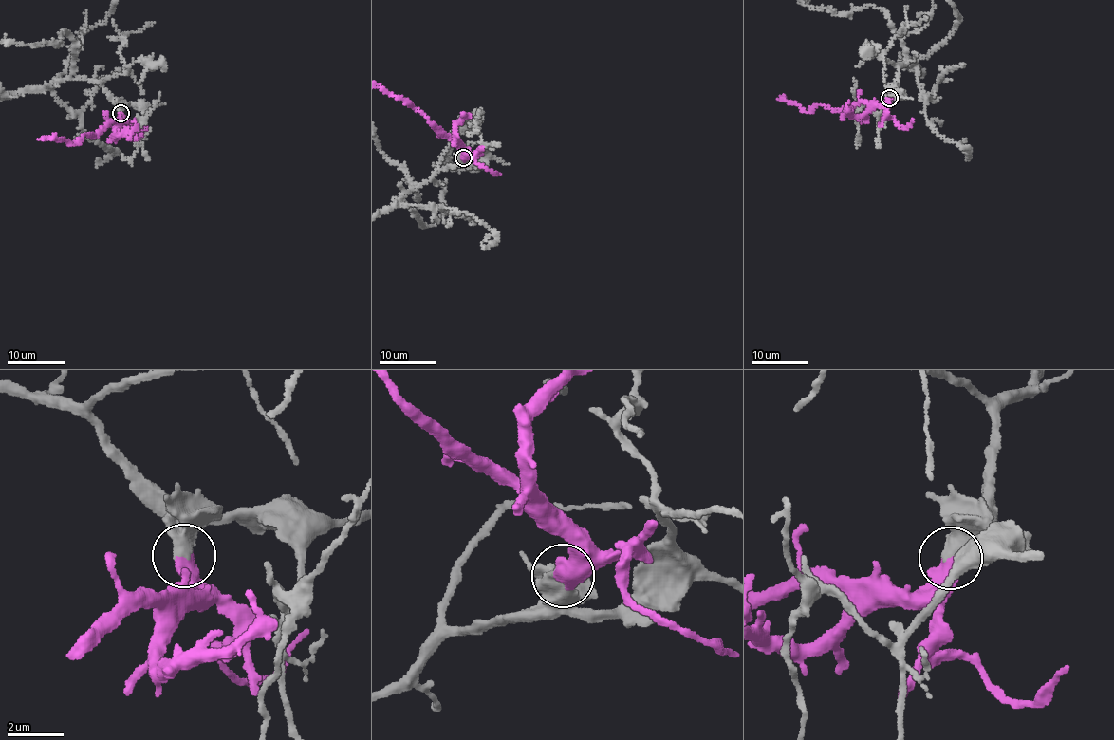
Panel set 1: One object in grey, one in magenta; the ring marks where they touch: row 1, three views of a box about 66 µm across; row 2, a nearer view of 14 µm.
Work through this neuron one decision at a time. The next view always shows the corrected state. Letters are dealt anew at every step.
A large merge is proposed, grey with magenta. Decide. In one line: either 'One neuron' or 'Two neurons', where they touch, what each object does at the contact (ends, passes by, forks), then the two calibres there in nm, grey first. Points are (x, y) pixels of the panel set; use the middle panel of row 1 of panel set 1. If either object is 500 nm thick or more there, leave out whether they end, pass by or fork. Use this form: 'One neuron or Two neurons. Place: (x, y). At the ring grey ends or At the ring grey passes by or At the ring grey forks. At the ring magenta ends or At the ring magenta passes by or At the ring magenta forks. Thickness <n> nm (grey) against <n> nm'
Two neurons. Place: (463, 157). Thickness 550 nm (grey) against 600 nm

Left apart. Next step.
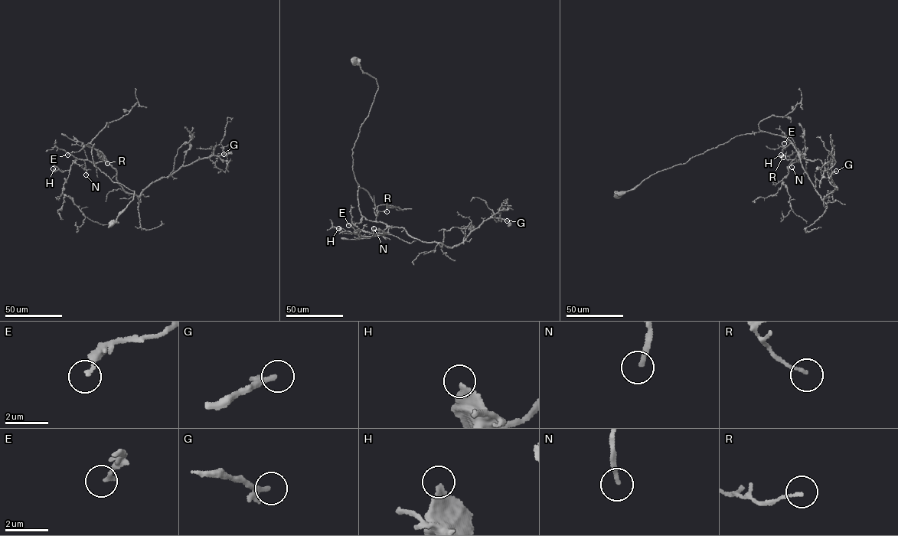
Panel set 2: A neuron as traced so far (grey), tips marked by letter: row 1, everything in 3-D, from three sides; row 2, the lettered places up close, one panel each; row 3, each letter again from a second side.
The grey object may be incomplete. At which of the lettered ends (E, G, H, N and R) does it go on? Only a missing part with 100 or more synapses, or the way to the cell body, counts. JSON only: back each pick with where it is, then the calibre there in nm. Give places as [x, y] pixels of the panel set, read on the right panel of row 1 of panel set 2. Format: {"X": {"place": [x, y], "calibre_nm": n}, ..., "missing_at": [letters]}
{"missing_at": []}

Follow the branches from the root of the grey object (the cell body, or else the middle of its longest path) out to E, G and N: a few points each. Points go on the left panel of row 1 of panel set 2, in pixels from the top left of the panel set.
E: (111, 223), (115, 223), (132, 200), (134, 191), (114, 182), (93, 165), (90, 143), (67, 155)
G: (111, 223), (134, 191), (93, 165), (86, 145), (138, 196), (182, 166), (223, 154)
N: (111, 223), (134, 191), (93, 165), (88, 142), (104, 158), (94, 164), (84, 160), (86, 174)

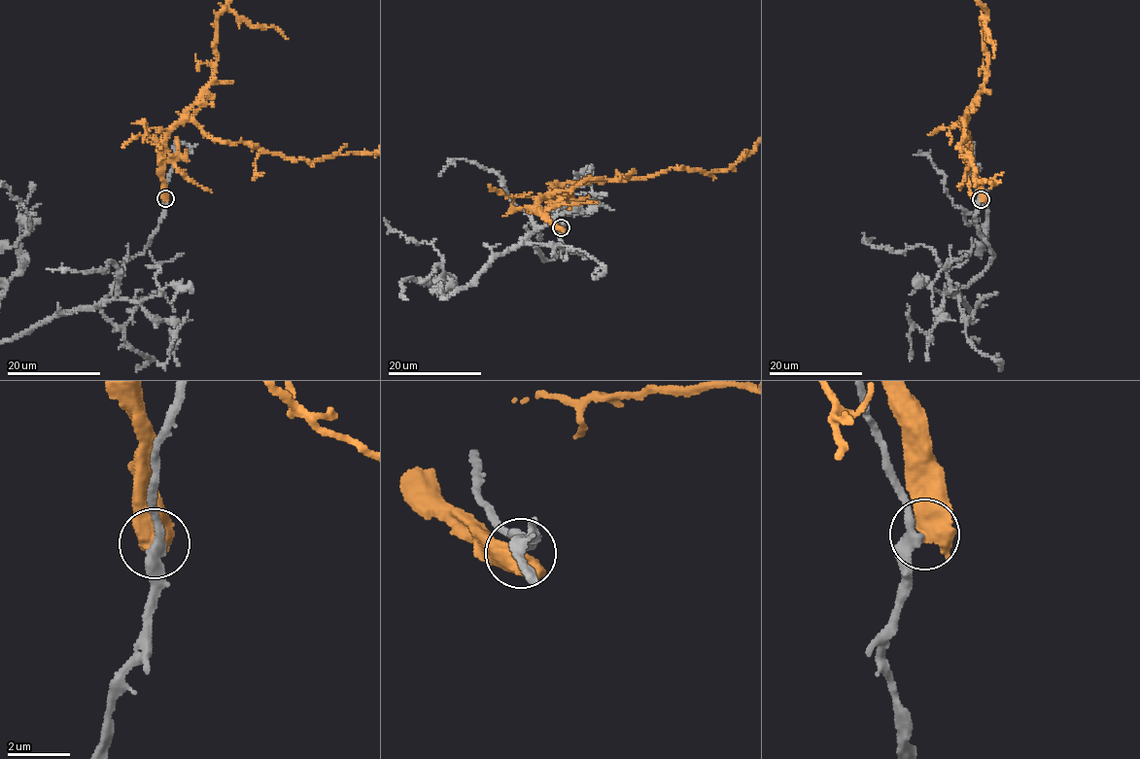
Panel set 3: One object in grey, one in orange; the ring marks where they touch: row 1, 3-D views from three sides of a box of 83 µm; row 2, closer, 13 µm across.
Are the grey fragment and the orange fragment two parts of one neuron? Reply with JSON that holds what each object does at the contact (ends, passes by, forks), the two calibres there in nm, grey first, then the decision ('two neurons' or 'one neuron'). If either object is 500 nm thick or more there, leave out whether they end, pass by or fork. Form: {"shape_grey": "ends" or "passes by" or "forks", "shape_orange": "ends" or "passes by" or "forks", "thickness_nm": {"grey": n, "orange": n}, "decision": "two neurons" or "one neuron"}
{"thickness_nm": {"grey": 360, "orange": 800}, "decision": "two neurons"}

